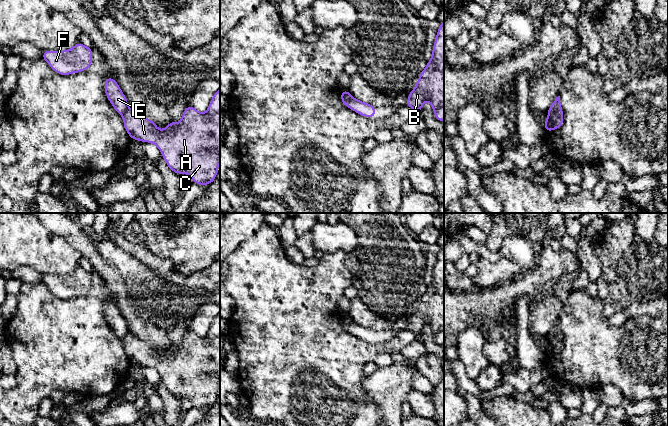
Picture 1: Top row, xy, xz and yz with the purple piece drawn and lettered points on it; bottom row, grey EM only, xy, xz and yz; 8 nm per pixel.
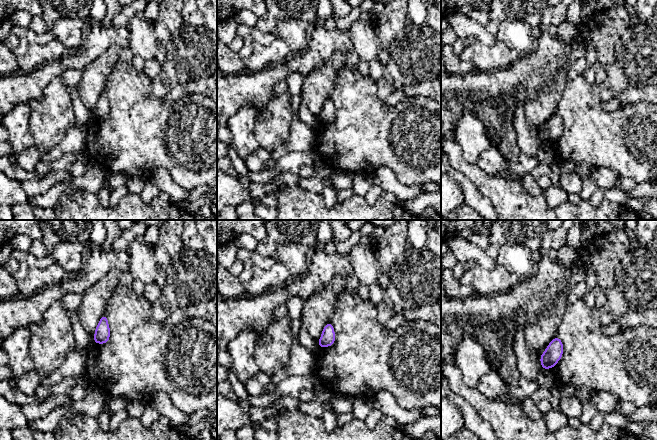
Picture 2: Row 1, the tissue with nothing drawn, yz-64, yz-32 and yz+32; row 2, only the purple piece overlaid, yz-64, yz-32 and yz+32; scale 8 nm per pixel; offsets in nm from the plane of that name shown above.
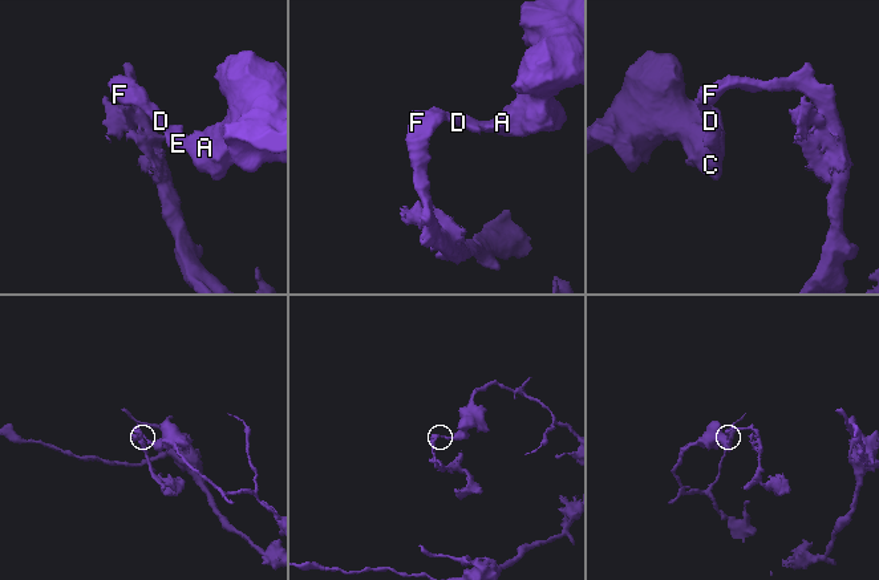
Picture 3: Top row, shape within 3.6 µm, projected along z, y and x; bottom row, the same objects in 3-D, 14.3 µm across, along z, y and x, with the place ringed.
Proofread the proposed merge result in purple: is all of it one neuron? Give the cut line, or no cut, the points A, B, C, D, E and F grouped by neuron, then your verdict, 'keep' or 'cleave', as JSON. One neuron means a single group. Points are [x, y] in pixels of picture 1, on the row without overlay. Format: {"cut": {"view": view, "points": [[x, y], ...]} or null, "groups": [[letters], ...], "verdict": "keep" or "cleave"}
{"cut": {"view": "yz", "points": [[561, 333], [548, 339]]}, "groups": [["A", "B", "C", "E"], ["D", "F"]], "verdict": "cleave"}

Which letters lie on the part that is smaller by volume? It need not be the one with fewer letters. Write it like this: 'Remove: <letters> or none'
Remove: D, F

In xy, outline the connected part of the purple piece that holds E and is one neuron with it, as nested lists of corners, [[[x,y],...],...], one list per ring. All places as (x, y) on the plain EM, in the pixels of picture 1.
[[[220,313],[205,337],[187,330],[181,345],[170,345],[162,355],[131,332],[122,341],[131,363],[155,368],[175,397],[186,397],[203,410],[215,404],[220,387]]]

